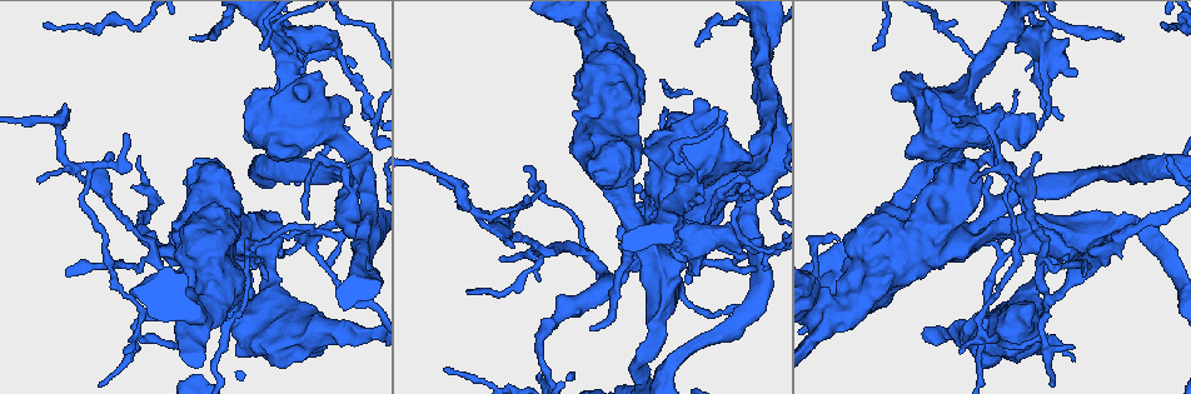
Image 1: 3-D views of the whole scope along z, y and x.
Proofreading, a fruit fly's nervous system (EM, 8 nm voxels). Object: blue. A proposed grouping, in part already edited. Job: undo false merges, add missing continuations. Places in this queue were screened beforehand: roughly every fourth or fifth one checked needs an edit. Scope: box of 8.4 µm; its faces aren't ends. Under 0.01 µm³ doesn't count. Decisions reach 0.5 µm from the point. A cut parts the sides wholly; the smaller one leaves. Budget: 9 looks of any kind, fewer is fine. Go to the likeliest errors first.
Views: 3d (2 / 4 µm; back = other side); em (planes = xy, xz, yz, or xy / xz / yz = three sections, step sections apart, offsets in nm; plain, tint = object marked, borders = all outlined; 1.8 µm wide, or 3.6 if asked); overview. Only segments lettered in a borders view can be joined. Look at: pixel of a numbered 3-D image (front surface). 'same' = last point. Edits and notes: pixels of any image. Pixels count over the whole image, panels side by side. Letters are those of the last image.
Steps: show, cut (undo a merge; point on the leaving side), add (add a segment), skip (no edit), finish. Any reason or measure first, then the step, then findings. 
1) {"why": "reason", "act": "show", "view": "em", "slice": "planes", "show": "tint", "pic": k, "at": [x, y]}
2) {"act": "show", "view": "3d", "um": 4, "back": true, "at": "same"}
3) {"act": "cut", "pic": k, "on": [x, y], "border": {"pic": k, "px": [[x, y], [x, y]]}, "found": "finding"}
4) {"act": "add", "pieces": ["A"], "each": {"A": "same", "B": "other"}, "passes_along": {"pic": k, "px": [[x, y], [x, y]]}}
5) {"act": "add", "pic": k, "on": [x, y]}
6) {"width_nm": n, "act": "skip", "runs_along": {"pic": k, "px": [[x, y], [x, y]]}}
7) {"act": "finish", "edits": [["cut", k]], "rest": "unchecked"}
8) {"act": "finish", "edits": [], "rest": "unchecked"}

{"act": "show", "view": "em", "slice": "planes", "show": "borders", "pic": 1, "at": [87, 179]}

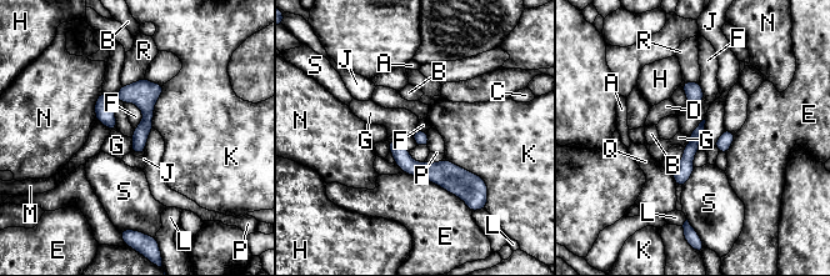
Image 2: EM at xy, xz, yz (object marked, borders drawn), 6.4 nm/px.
{"act": "skip", "each": {"A": "other", "B": "other", "C": "other", "D": "other", "E": "other", "F": "other", "G": "other", "H": "other", "J": "other", "K": "other", "L": "other", "M": "other", "N": "other", "P": "other", "Q": "other", "R": "other", "S": "other"}, "runs_along": {"pic": 2, "px": [[701, 126], [689, 151], [680, 182]]}, "found": "continuous, no second cell"}

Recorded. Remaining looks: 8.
{"why": "thin neck", "act": "show", "view": "3d", "um": 4, "pic": 1, "at": [826, 324]}

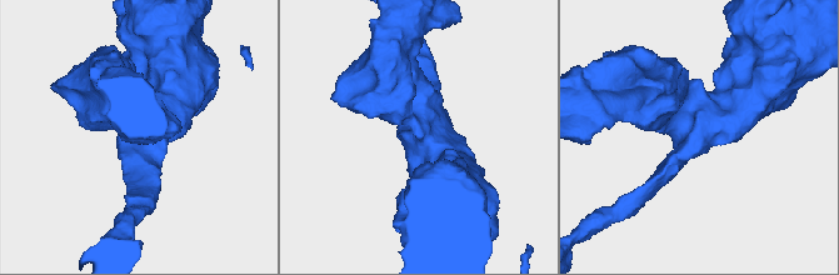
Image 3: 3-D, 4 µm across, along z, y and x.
{"why": "now the EM", "act": "show", "view": "em", "um": 3.6, "slice": "yz", "step": 4, "show": "tint", "pic": 3, "at": [697, 135]}

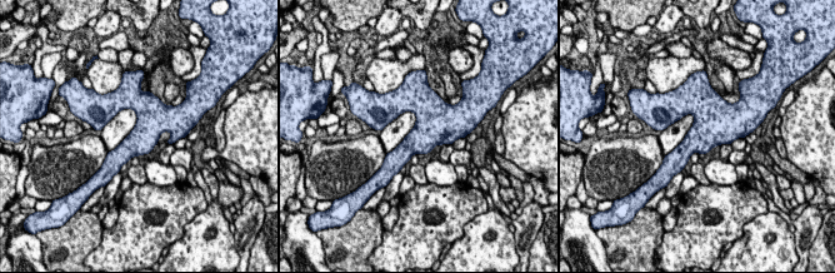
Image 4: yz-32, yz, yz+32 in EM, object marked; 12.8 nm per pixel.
{"act": "show", "view": "em", "um": 3.6, "slice": "planes", "show": "borders", "at": "same"}

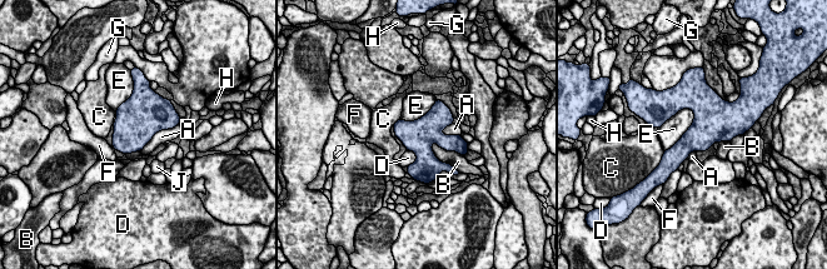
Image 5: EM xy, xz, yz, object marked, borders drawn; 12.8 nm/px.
{"longest_contact_nm": ["E", 650], "act": "skip", "each": {"A": "other", "B": "other", "C": "other", "D": "other", "E": "other", "F": "other", "G": "other", "H": "other", "J": "other"}, "border": {"pic": 5, "px": [[692, 109], [692, 124], [664, 152]]}, "found": "continuous, no second cell"}

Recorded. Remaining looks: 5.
{"why": "end of a long branch", "act": "show", "view": "em", "slice": "planes", "show": "borders", "pic": 1, "at": [192, 37]}

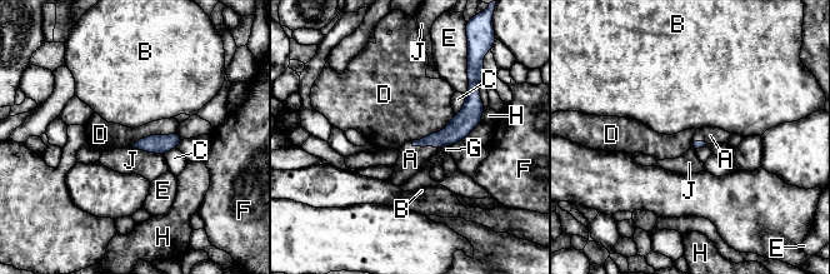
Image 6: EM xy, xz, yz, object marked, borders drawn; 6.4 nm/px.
{"act": "add", "pieces": ["A"], "each": {"A": "same", "B": "other", "C": "other", "D": "other", "E": "other", "F": "other", "G": "other", "H": "other", "J": "other"}, "passes_along": {"pic": 6, "px": [[456, 130], [423, 147], [410, 159]]}, "found": "the cell continues"}

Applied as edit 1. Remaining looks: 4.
{"why": "two arms in line, one across", "act": "show", "view": "3d", "um": 4, "pic": 1, "at": [368, 301]}

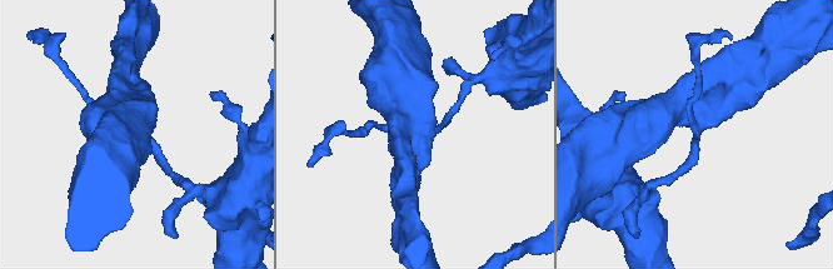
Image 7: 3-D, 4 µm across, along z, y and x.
{"arms": 3, "why": "now the EM", "act": "show", "view": "em", "slice": "xz", "step": 16, "show": "borders", "pic": 7, "at": [695, 129]}

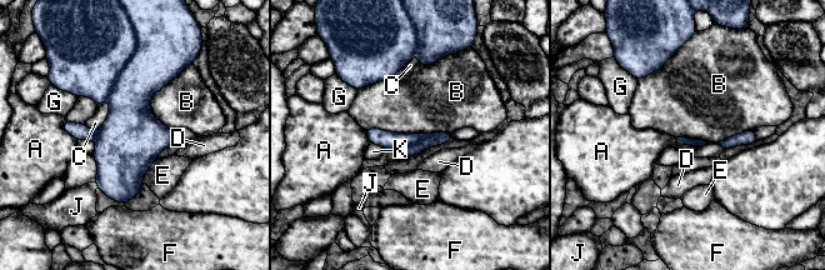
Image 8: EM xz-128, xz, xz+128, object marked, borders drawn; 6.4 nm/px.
{"act": "cut", "pic": 8, "on": [388, 140], "each": {"A": "other", "B": "other", "C": "other", "D": "other", "E": "other", "F": "other", "G": "other", "J": "other", "K": "other"}, "part_leaving": {"pic": 8, "px": [[369, 133], [384, 139], [420, 136]]}, "found": "a second cell is stuck on"}

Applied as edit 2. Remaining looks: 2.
{"act": "finish", "edits": [["add", 6], ["cut", 8]], "rest": "unchecked"}

